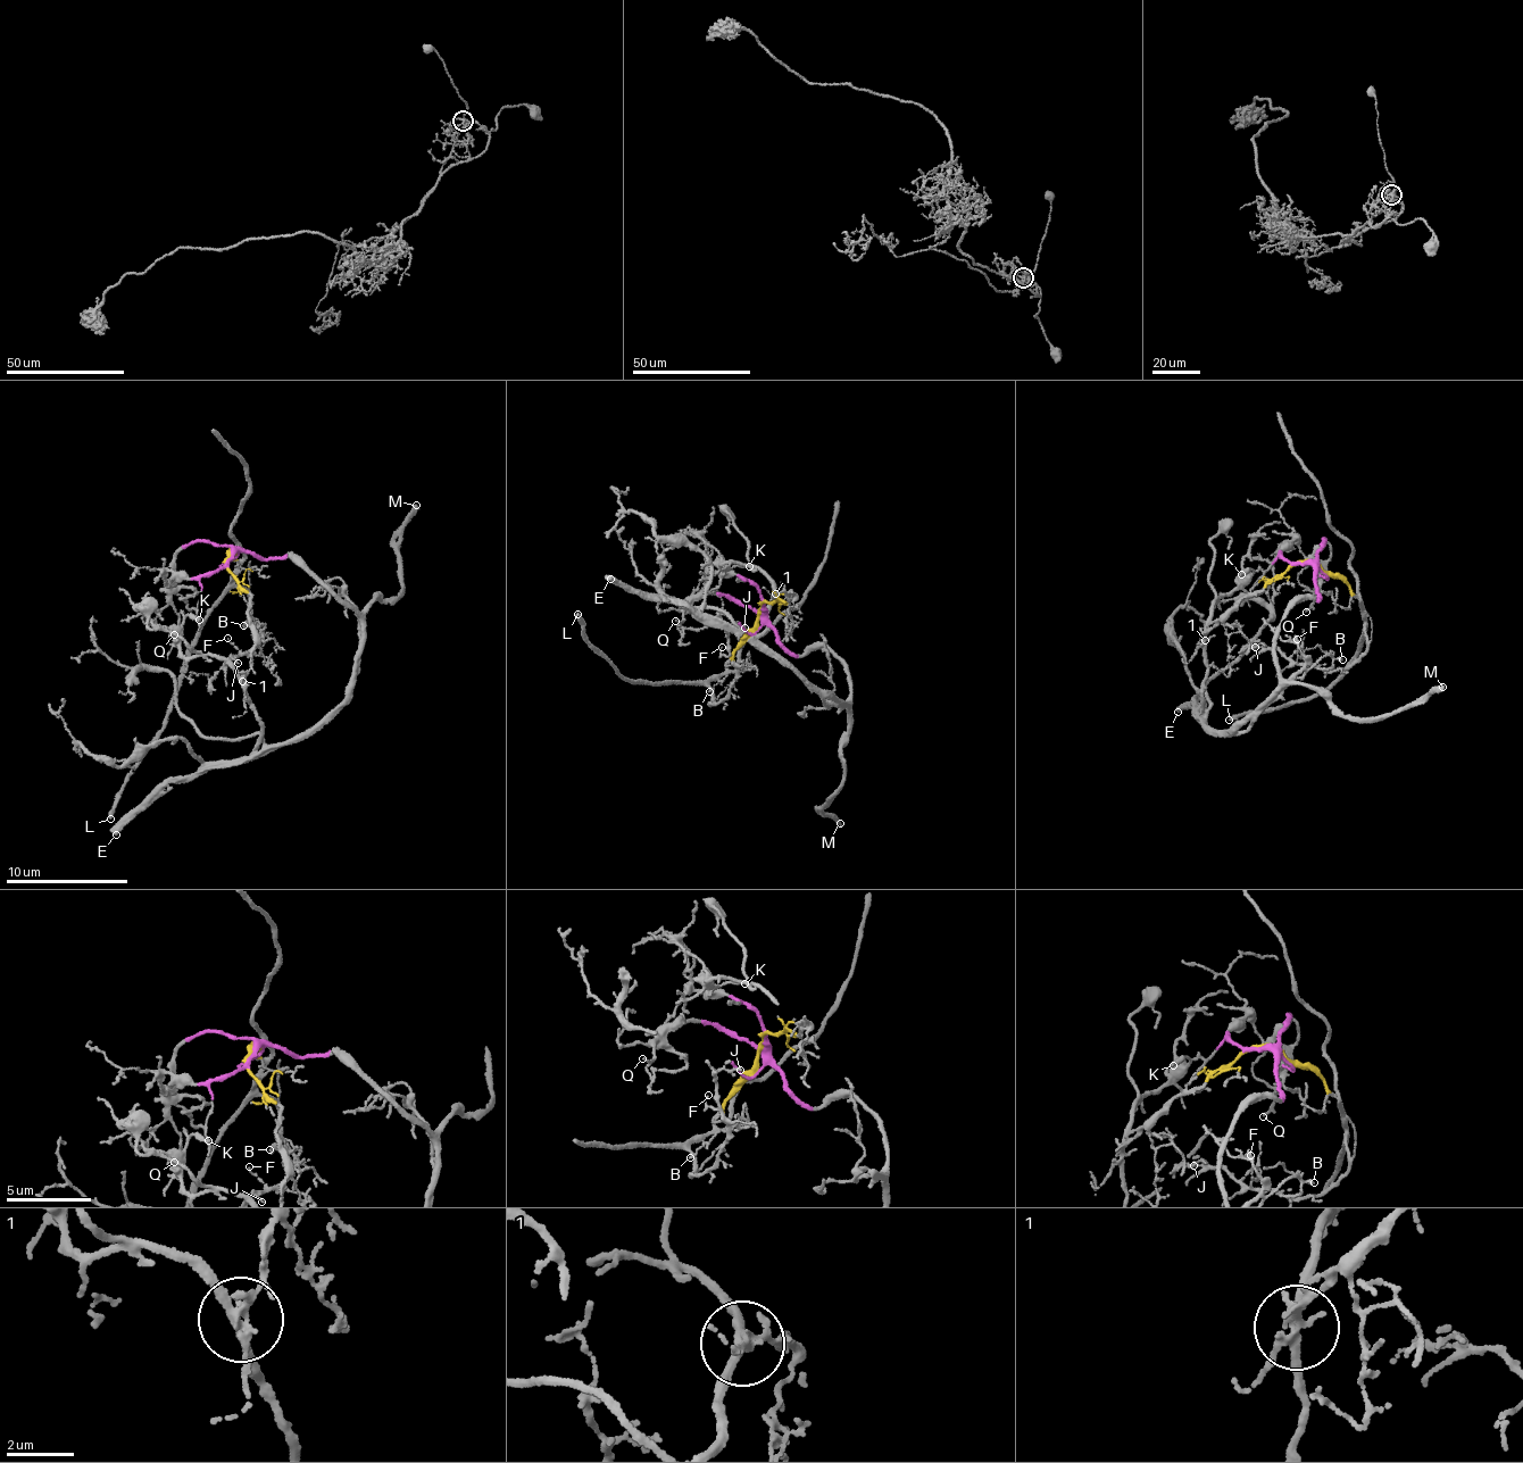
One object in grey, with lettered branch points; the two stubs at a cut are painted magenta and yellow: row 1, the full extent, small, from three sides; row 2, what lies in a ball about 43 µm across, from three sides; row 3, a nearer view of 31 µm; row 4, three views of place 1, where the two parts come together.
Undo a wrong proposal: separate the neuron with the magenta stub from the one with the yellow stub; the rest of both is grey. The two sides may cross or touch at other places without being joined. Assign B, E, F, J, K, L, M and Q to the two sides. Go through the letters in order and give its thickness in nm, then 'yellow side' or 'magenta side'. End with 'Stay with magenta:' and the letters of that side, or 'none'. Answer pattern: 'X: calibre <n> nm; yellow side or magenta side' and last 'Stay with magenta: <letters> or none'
B: calibre 70 nm; yellow side
E: calibre 440 nm; magenta side
F: calibre 110 nm; yellow side
J: calibre 120 nm; yellow side
K: calibre 240 nm; magenta side
L: calibre 220 nm; yellow side
M: calibre 280 nm; magenta side
Q: calibre 100 nm; magenta side
Stay with magenta: E, K, M, Q

